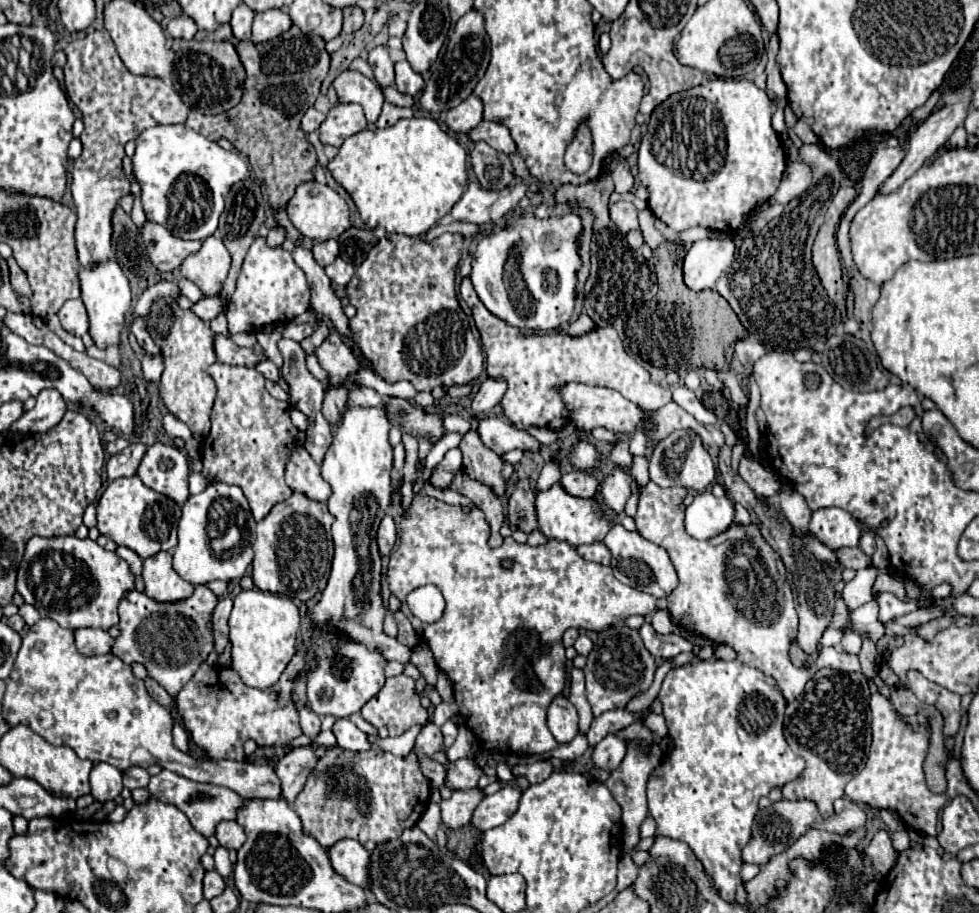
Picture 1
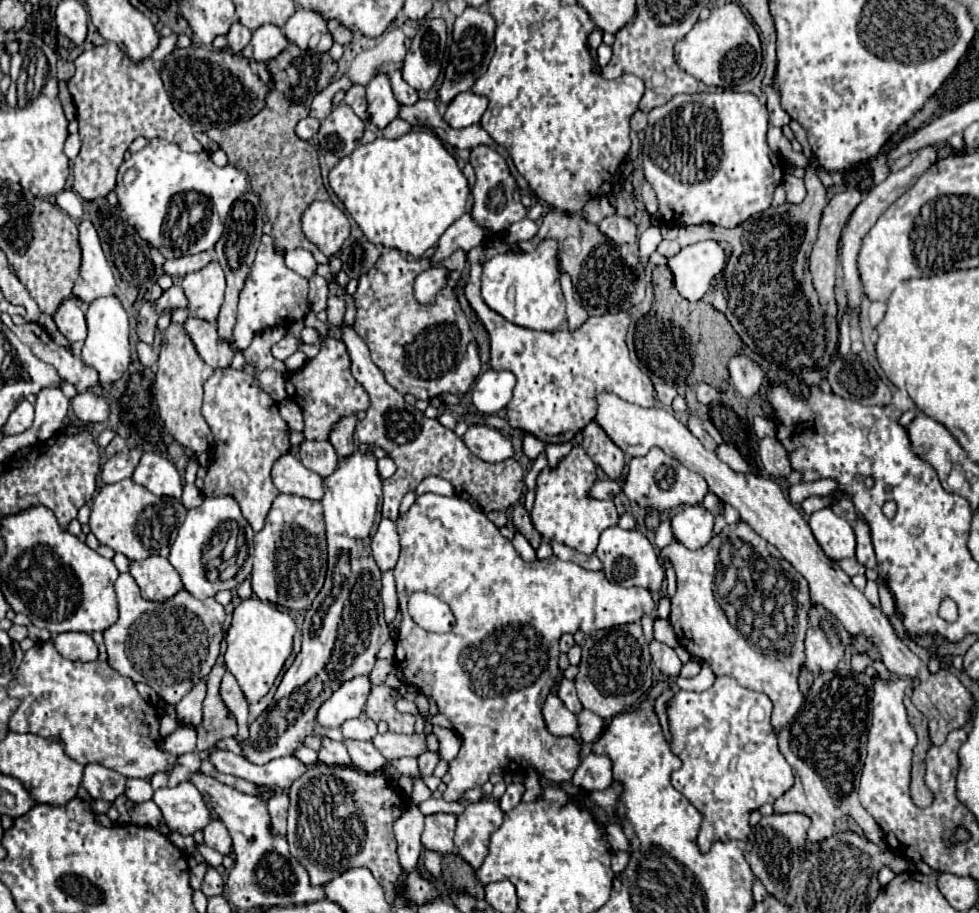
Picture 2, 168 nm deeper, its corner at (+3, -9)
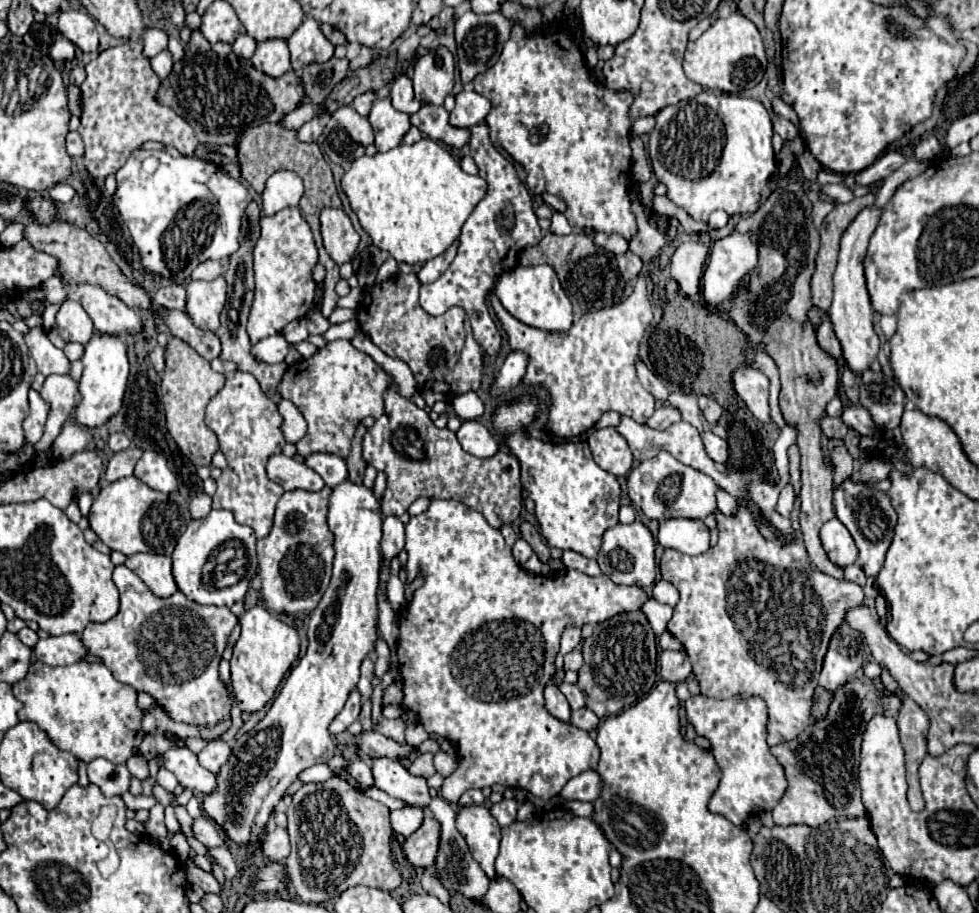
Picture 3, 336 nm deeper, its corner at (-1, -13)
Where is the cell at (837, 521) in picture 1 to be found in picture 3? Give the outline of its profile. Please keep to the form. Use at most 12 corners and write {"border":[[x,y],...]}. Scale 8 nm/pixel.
{"border":[[831,518],[821,526],[829,560],[845,568],[859,550],[849,530]]}

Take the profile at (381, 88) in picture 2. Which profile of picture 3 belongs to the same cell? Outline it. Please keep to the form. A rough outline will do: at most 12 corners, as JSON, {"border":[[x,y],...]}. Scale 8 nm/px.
{"border":[[377,98],[369,112],[375,146],[387,152],[401,144],[409,116],[389,98]]}

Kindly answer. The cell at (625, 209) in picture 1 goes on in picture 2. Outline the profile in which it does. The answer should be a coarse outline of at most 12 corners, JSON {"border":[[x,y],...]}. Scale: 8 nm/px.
{"border":[[619,214],[597,226],[615,244],[637,240],[633,220]]}

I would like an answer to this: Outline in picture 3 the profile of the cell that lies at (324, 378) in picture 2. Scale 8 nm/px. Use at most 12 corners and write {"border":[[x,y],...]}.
{"border":[[329,342],[289,366],[279,392],[309,424],[301,456],[347,458],[357,424],[383,414],[391,378]]}

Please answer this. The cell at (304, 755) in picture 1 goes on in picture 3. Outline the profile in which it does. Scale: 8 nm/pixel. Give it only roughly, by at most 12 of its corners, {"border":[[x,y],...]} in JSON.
{"border":[[271,826],[263,854],[283,862],[289,854],[287,828]]}

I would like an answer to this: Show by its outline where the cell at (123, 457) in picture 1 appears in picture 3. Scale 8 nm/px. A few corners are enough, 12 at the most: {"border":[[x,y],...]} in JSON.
{"border":[[127,448],[113,454],[105,480],[115,482],[133,476],[143,452]]}

